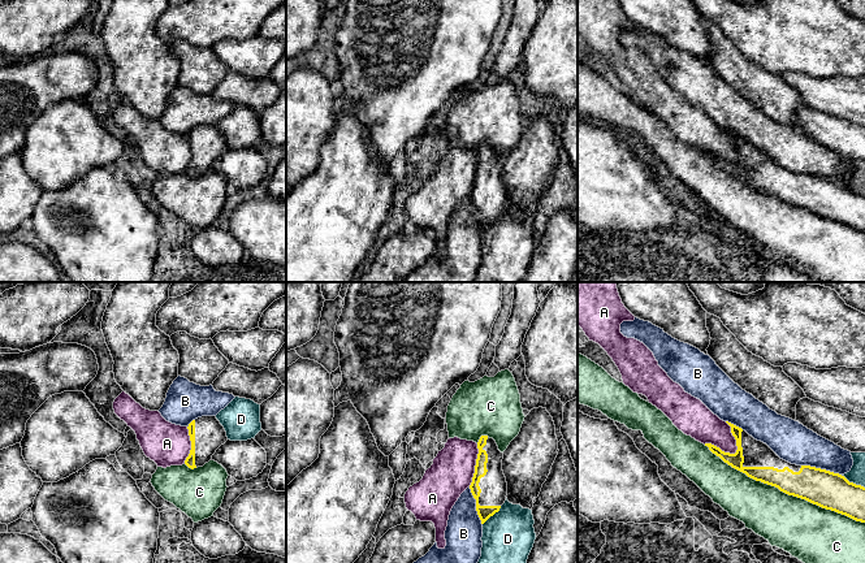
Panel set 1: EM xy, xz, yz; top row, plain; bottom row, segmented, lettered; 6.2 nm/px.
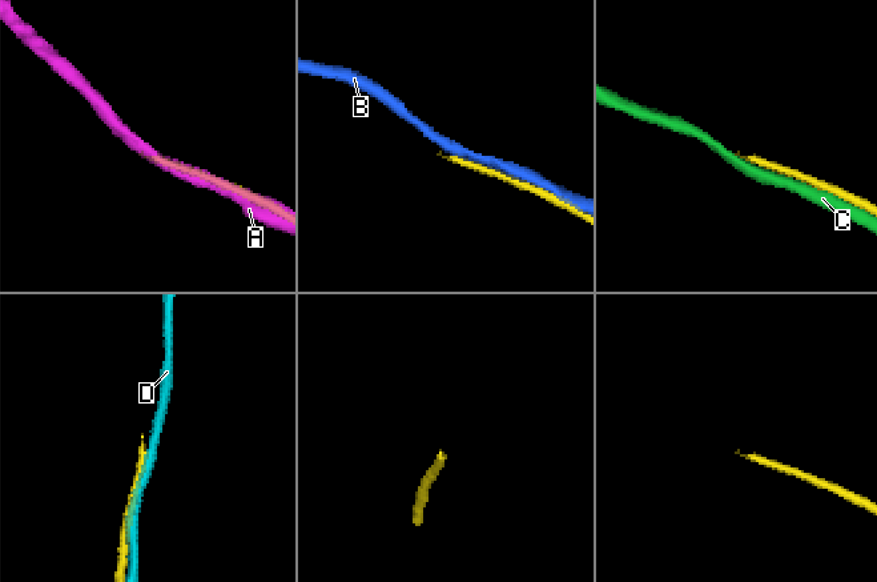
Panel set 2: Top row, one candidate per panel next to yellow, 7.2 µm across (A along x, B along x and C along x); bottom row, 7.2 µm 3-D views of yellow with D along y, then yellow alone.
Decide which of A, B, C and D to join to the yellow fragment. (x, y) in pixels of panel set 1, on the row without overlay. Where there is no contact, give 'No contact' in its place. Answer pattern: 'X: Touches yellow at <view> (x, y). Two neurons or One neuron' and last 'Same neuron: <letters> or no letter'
A: Touches yellow at yz (719, 157). Two neurons
B: Touches yellow at yz (820, 177). Two neurons
C: Touches yellow at yz (785, 200). Two neurons
D: Touches yellow at xz (492, 224). Two neurons
Same neuron: no letter

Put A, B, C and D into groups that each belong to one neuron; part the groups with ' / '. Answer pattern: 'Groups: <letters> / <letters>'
Groups: A / B / C / D

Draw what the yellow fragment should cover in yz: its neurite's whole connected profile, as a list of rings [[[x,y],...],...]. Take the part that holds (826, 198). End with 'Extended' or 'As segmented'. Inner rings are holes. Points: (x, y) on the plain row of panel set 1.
[[[726,130],[736,148],[735,163],[705,152],[709,159],[748,186],[778,196],[822,217],[865,231],[865,196],[826,178],[796,174],[780,168],[766,152],[754,148],[741,137]]]. Extended

